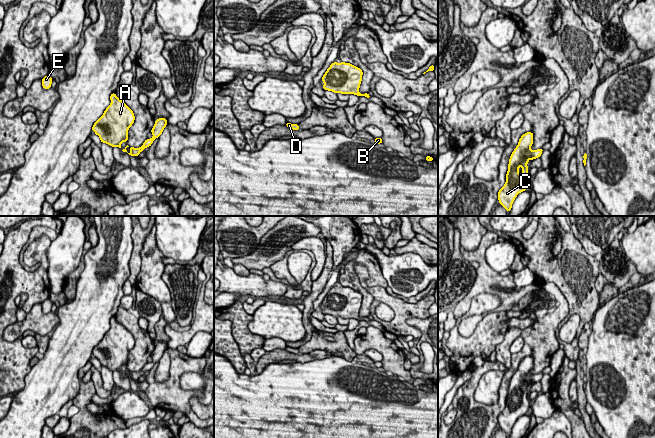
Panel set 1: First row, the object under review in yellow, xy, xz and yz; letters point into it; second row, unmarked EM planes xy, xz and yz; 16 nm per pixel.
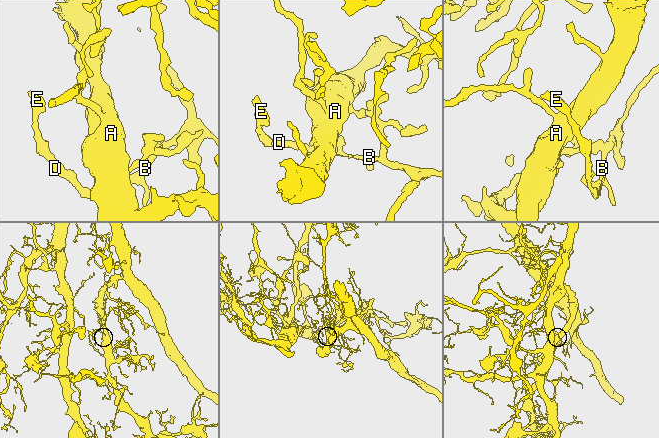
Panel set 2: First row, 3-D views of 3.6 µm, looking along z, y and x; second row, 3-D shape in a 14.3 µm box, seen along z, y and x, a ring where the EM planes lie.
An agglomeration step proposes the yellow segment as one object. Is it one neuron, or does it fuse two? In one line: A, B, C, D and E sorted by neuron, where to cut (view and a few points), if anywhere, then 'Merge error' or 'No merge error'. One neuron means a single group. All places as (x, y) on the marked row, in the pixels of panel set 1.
Groups: A B C D E. No split. No merge error

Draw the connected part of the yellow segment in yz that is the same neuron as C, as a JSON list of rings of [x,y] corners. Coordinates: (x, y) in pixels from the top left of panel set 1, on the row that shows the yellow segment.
[[[527,132],[521,136],[518,145],[512,152],[508,171],[506,174],[506,182],[498,191],[498,200],[507,212],[512,208],[512,204],[517,195],[526,190],[530,182],[530,175],[527,171],[527,163],[533,159],[539,158],[543,149],[531,150],[533,144],[532,132]]]

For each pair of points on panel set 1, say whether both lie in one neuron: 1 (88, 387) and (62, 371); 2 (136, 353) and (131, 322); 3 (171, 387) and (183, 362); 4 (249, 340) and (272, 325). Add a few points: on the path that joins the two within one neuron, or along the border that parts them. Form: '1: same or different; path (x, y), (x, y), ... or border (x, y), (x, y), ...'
1: different; border (80, 383), (78, 393), (72, 400)
2: same; path (139, 345), (139, 334), (135, 330)
3: same; path (173, 381), (177, 368)
4: different; border (251, 315), (248, 328), (265, 338)

